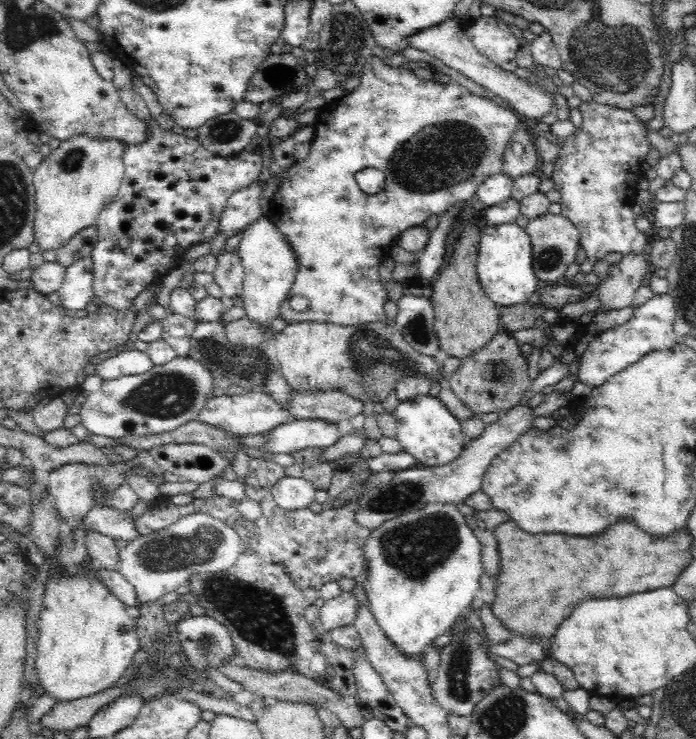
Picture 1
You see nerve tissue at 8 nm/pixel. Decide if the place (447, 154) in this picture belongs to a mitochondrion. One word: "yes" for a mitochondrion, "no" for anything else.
yes

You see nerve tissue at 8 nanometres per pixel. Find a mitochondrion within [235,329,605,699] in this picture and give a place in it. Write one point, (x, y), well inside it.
(414, 547)

